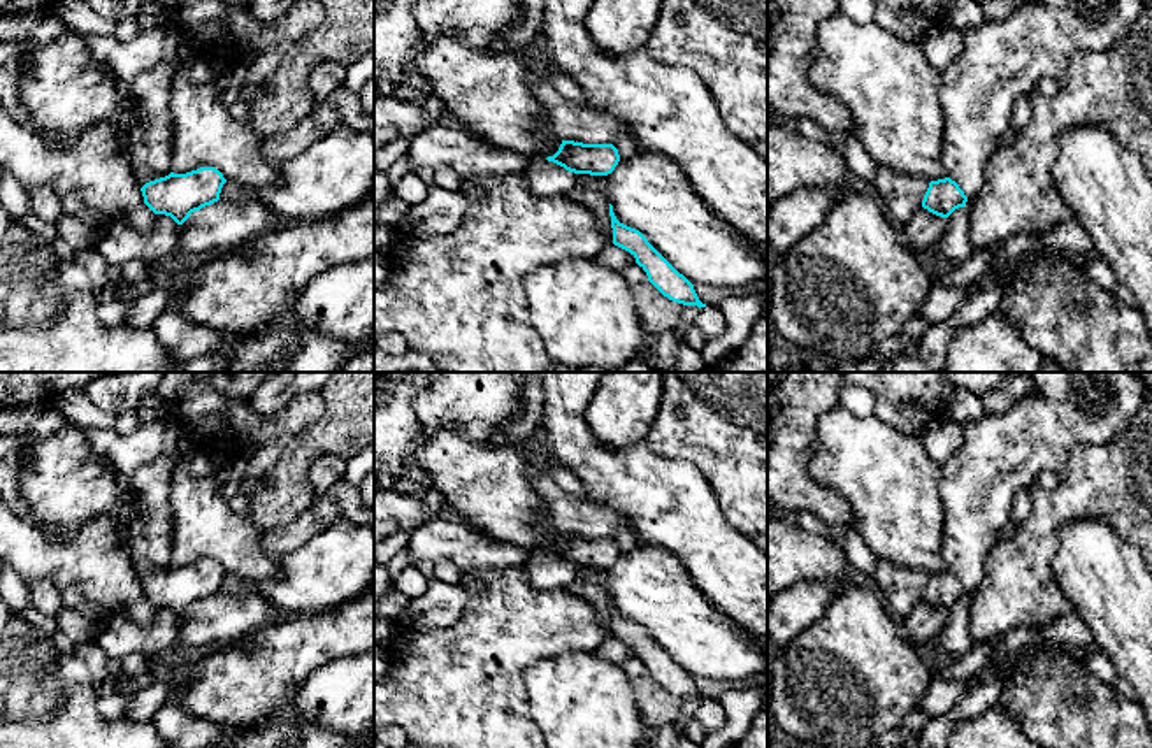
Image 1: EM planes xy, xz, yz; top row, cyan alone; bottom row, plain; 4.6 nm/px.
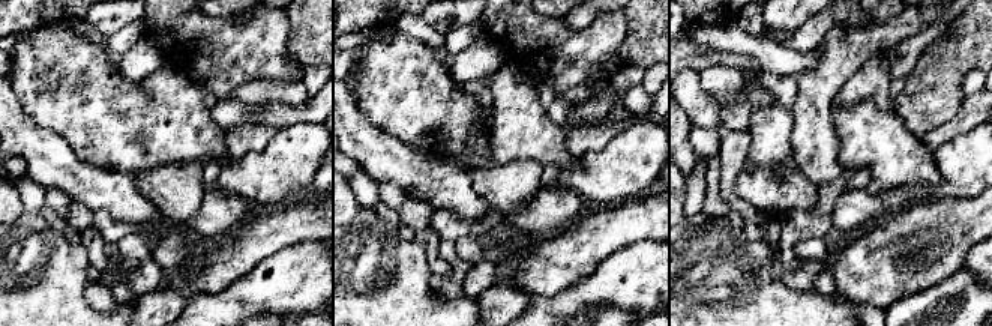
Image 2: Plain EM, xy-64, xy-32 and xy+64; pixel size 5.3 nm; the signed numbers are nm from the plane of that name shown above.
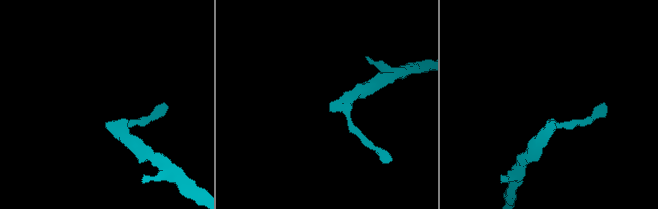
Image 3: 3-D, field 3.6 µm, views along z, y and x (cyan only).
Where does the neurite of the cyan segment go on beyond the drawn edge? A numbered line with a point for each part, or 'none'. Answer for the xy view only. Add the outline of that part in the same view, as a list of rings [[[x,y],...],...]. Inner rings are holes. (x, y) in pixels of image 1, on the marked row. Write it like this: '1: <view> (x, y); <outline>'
1: xy (150, 141); [[[174,33],[174,37],[177,40],[176,54],[151,70],[135,76],[126,84],[126,91],[137,107],[137,119],[126,139],[126,155],[140,188],[170,174],[170,84],[183,63],[198,58],[198,44],[191,33]]]

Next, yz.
1: yz (1001, 60); [[[1029,0],[1001,21],[982,21],[962,33],[962,53],[941,77],[941,107],[947,116],[947,135],[941,158],[948,177],[968,198],[983,188],[990,156],[1001,135],[1010,128],[1015,100],[1027,95],[1041,79],[1062,83],[1078,51],[1106,51],[1145,12],[1148,0],[1069,0],[1050,5]]]

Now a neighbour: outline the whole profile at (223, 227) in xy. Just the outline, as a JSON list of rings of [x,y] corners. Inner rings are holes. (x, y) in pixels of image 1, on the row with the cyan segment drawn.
[[[249,195],[218,200],[179,225],[179,249],[197,256],[232,255],[263,235],[274,221]]]

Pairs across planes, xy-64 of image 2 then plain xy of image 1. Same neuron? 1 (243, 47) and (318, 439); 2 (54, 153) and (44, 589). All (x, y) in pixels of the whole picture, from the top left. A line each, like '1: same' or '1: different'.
1: different
2: different

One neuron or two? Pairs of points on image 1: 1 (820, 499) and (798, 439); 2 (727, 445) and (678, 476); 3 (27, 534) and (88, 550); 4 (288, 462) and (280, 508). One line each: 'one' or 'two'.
1: one
2: two
3: one
4: one

